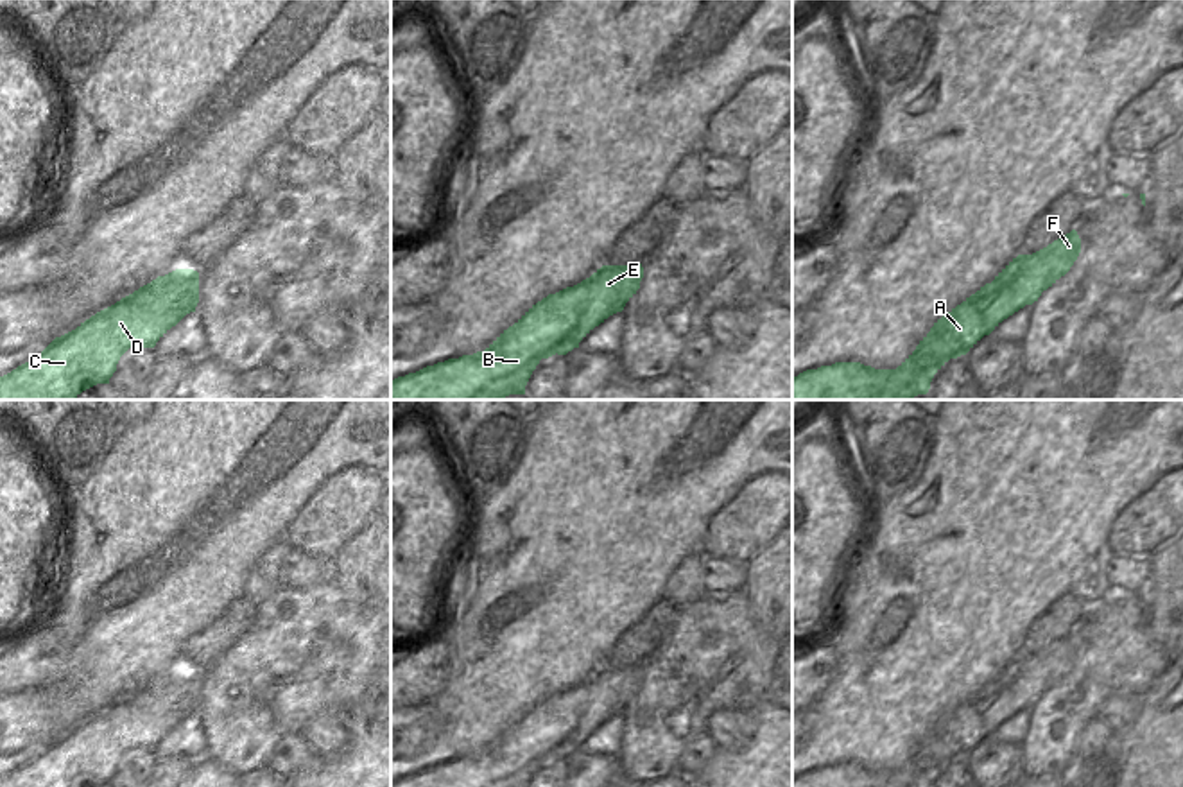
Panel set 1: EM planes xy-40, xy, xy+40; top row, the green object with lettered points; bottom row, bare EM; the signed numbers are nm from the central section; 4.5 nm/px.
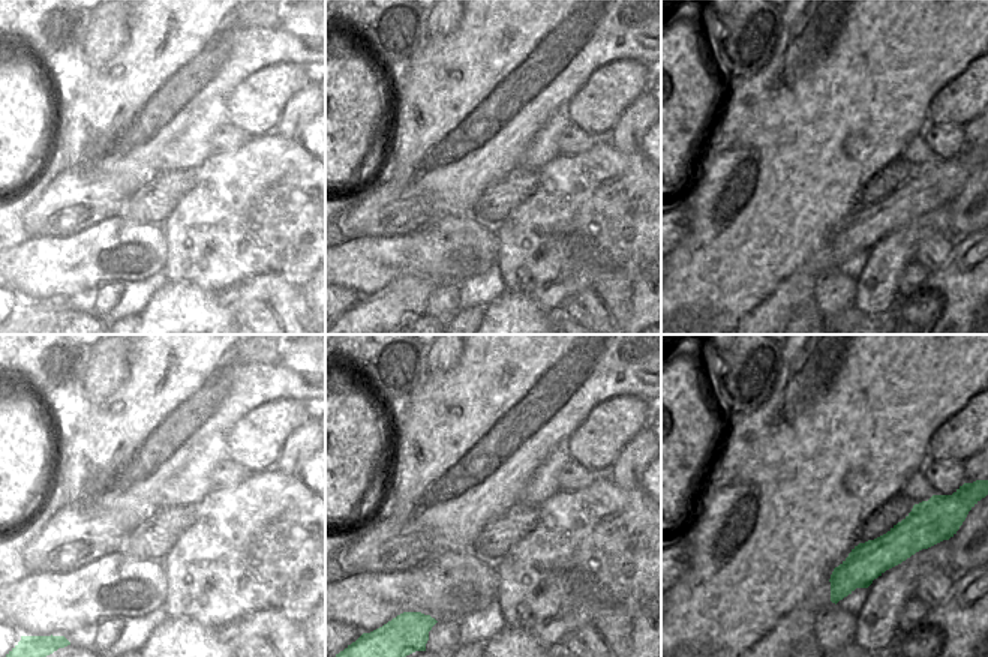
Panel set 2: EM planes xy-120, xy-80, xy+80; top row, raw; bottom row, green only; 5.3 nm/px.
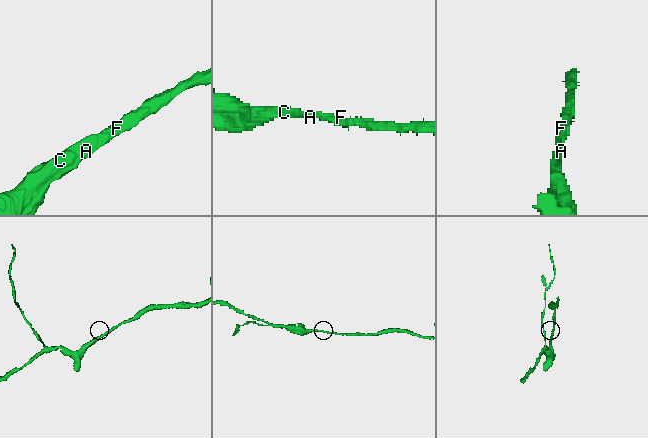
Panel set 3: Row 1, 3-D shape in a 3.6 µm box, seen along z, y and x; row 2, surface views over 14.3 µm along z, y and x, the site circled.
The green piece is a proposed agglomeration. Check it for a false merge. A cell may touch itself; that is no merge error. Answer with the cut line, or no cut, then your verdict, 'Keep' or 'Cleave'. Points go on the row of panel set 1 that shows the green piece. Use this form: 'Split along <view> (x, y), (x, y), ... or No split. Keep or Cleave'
No split. Keep

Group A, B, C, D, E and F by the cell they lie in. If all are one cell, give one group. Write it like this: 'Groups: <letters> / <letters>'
Groups: A B C D E F

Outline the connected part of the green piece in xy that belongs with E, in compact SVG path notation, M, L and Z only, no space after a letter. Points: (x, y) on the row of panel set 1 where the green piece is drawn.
M602 265L590 278L532 305L484 351L391 380L391 400L504 400L525 394L541 359L566 355L640 289L643 267Z

